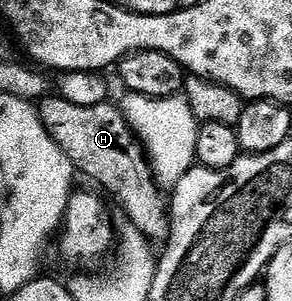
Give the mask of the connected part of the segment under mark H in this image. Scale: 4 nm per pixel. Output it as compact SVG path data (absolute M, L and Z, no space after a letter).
M46 95L39 102L39 112L47 135L51 135L63 155L71 159L74 170L102 185L123 209L126 220L144 234L146 240L155 243L167 241L169 212L166 194L164 197L147 154L120 108L113 103L79 107L66 97Z

